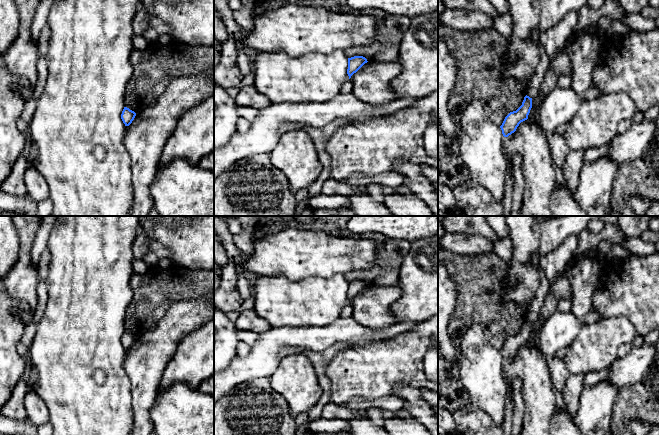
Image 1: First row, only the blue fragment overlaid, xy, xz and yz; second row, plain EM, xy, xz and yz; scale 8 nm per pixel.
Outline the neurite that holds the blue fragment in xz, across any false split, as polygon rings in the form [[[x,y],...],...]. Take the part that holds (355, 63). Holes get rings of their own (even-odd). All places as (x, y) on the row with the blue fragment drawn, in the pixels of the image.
[[[354,56],[348,58],[347,74],[349,76],[349,79],[367,62],[368,62],[367,59],[363,56]]]

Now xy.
[[[124,107],[121,114],[121,119],[123,123],[125,124],[125,126],[129,126],[134,120],[135,116],[136,116],[136,113],[134,111],[130,110],[127,107]]]

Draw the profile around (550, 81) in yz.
[[[549,65],[549,68],[544,76],[544,80],[540,86],[538,95],[532,99],[532,108],[528,115],[528,122],[535,124],[539,120],[539,108],[548,94],[558,85],[559,74]]]

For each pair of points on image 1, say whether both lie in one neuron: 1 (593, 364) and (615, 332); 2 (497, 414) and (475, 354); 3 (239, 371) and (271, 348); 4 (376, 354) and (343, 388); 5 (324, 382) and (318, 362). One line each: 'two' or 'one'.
1: one
2: one
3: one
4: one
5: one

